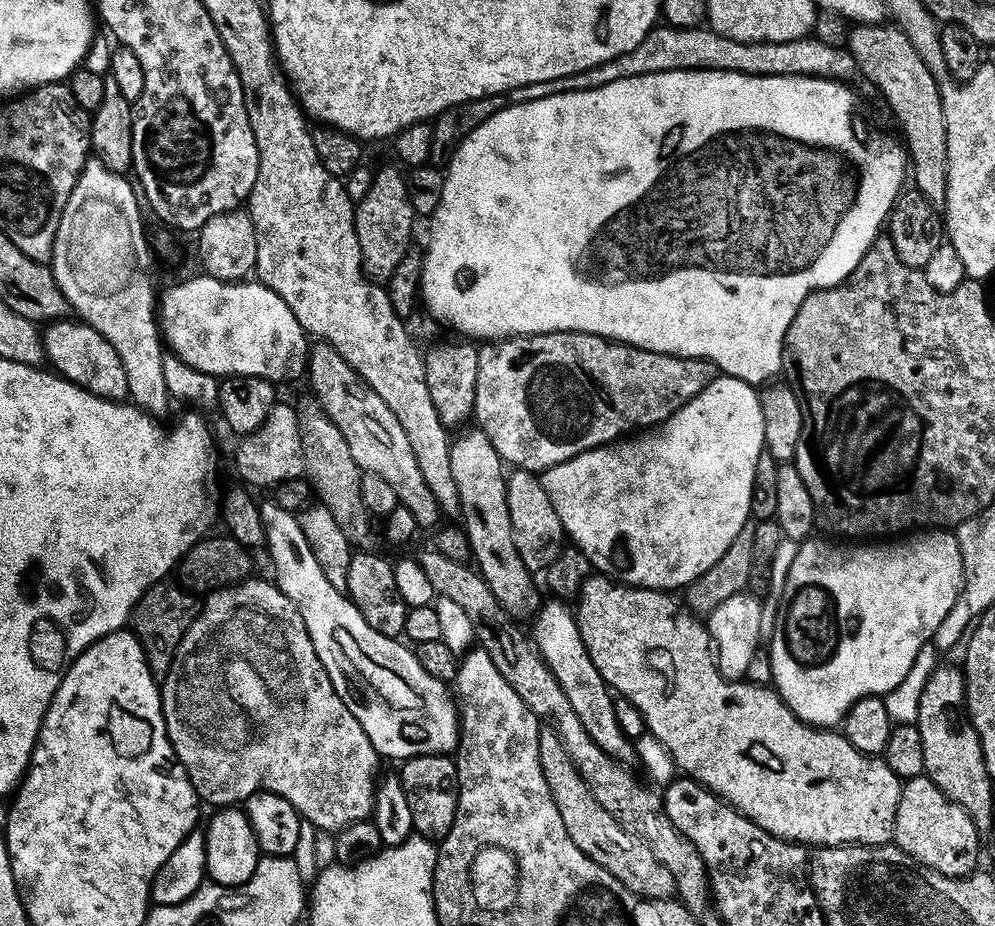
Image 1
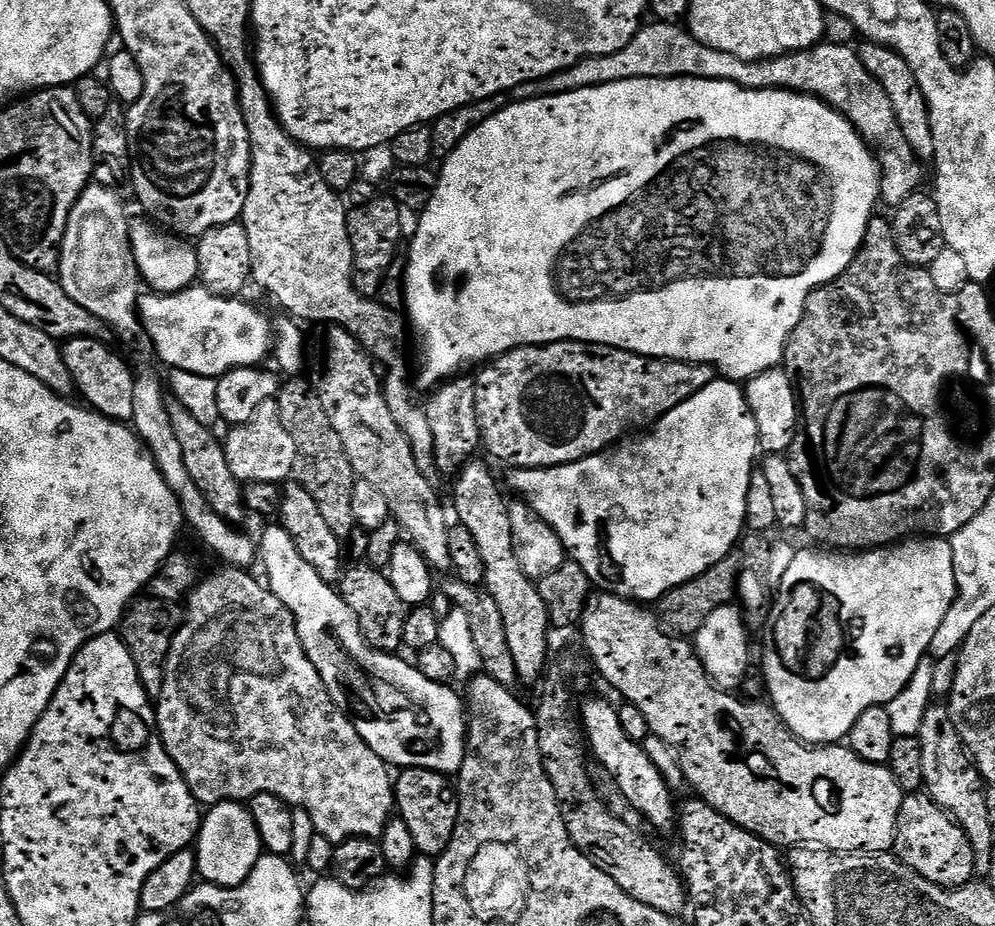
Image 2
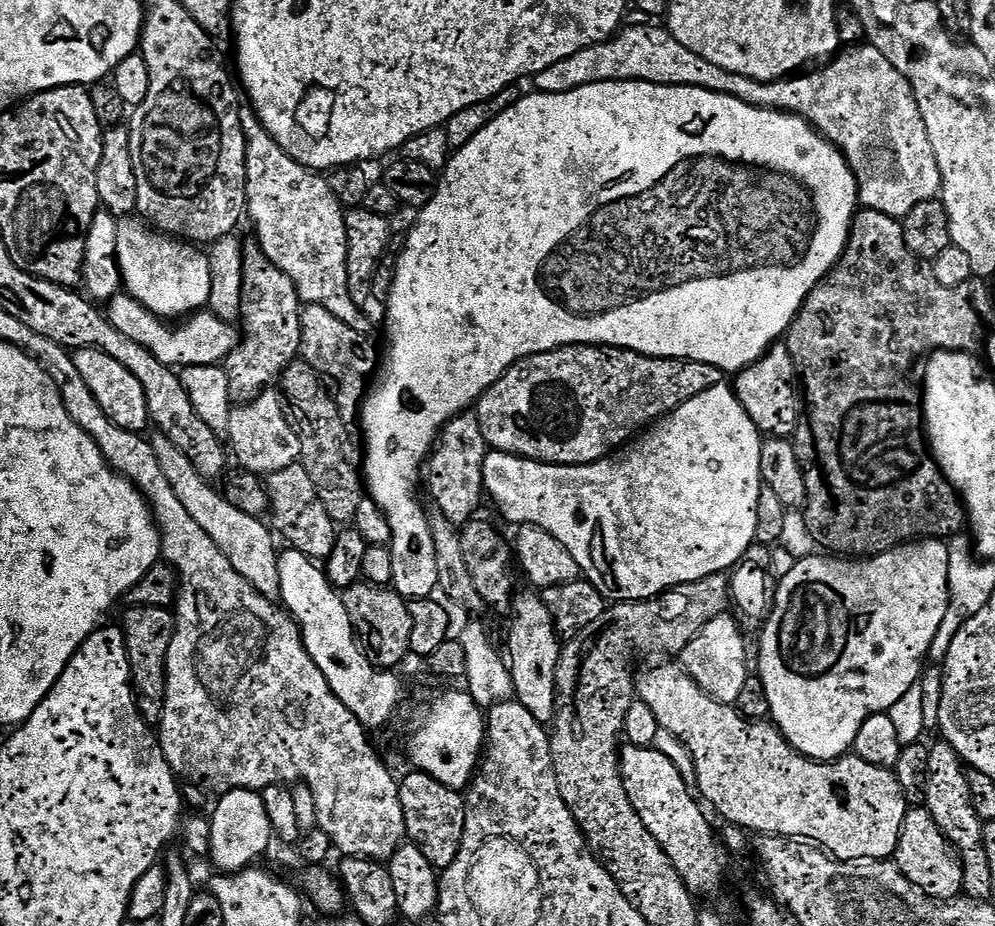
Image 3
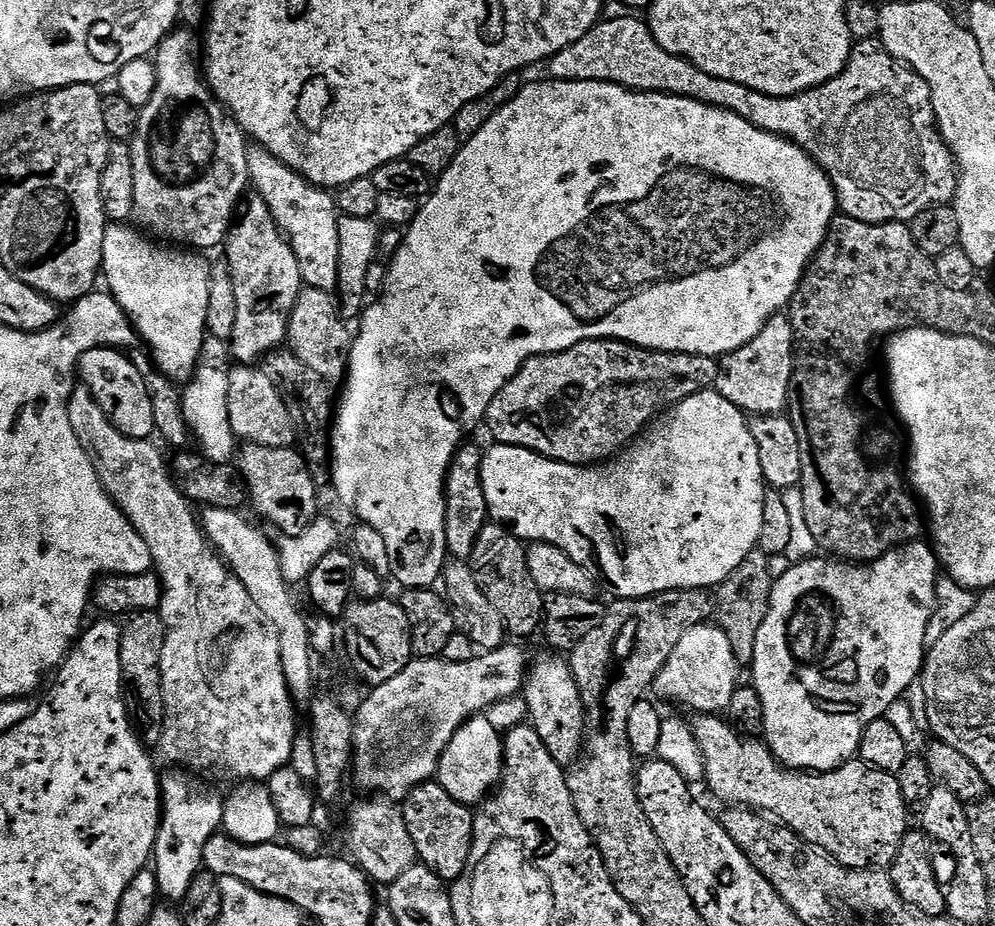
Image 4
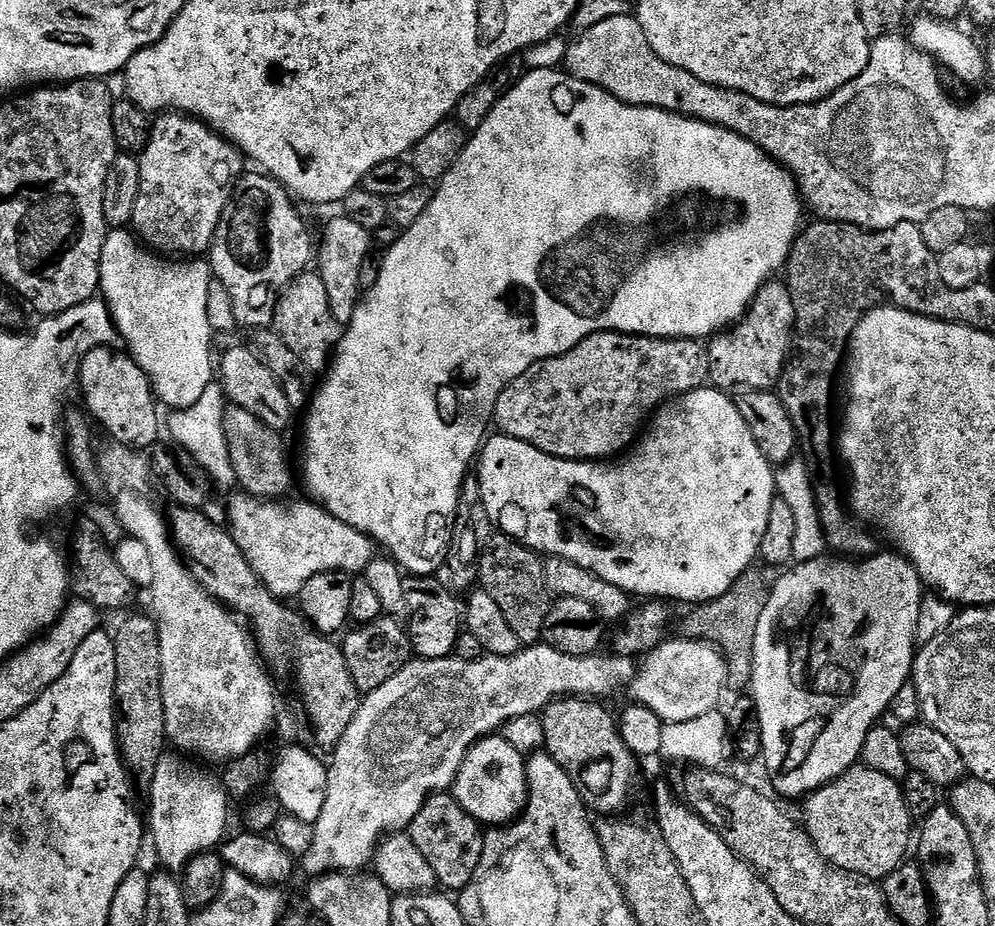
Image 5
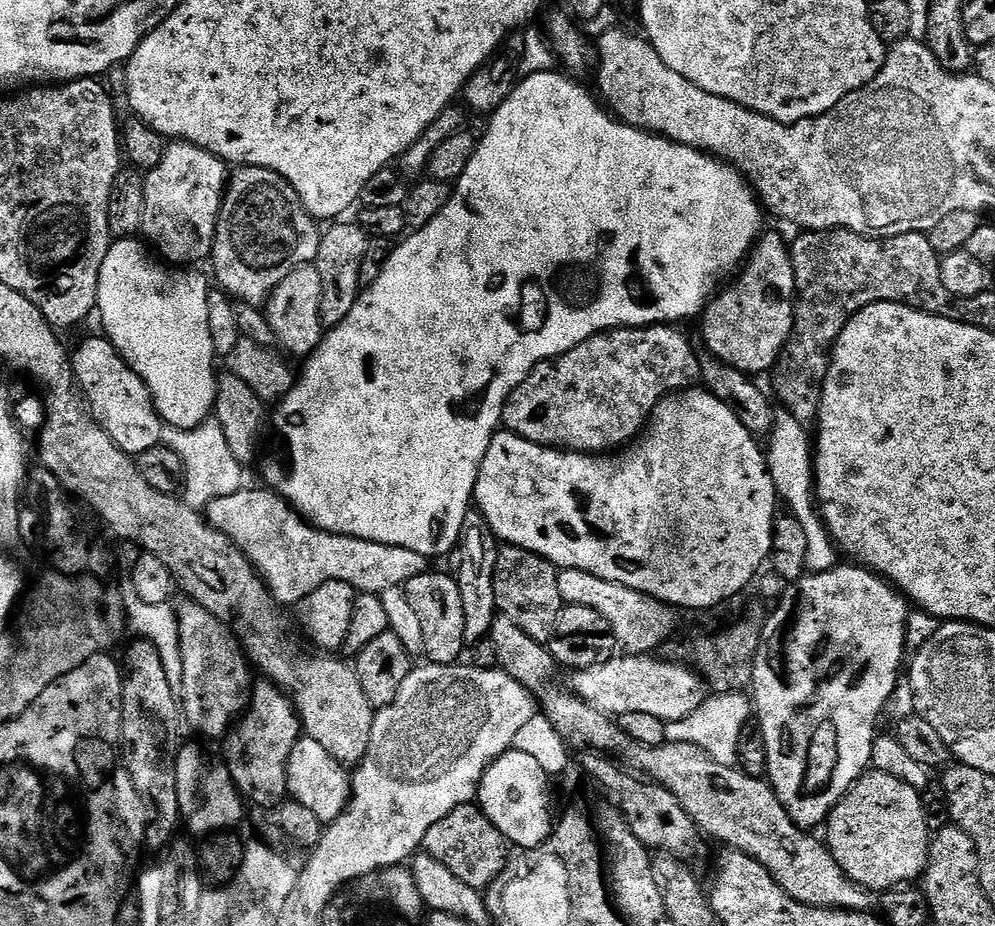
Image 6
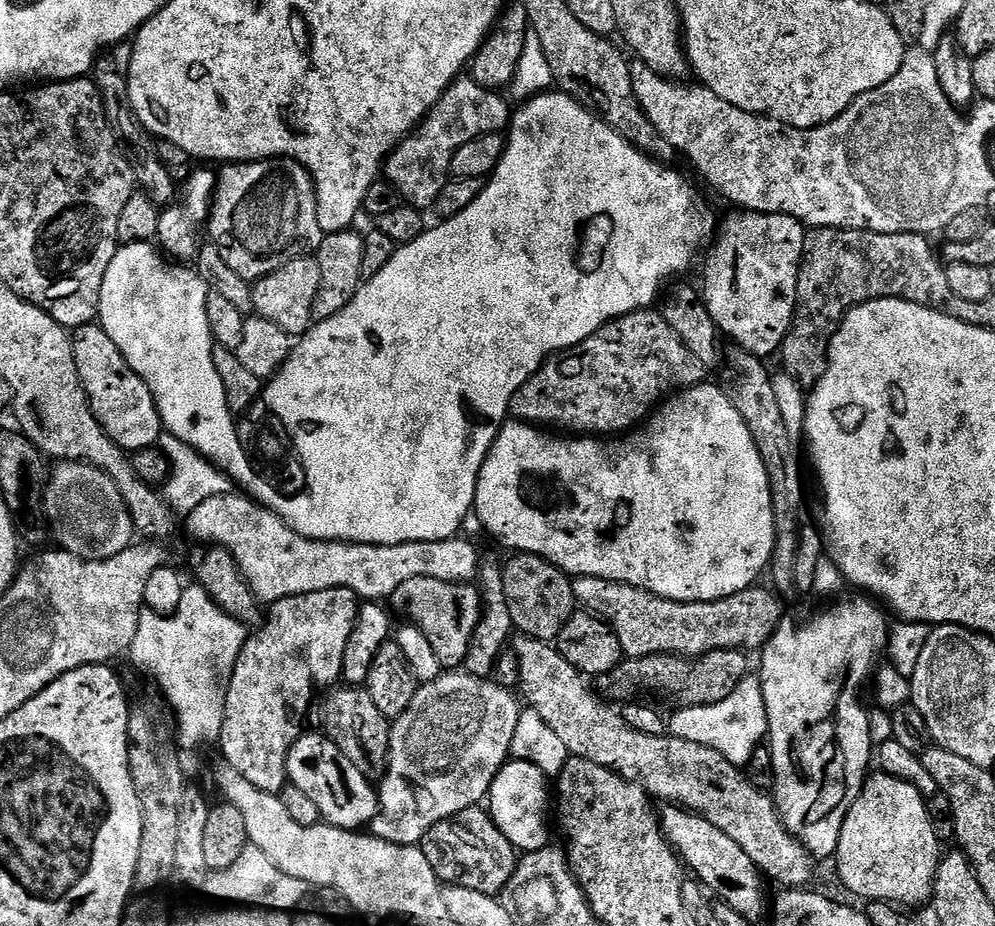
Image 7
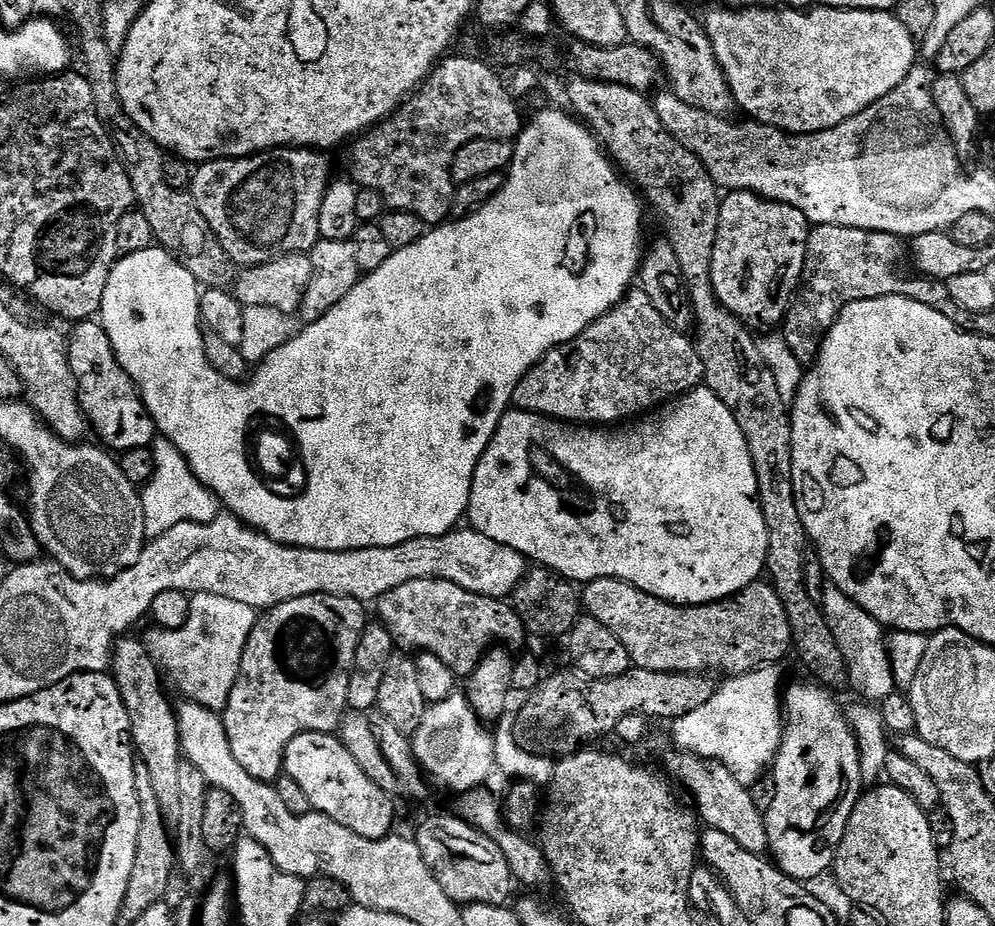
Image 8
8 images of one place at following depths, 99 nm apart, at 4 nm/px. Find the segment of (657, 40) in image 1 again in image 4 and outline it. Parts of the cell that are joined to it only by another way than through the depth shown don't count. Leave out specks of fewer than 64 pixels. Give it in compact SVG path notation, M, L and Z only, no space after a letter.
M620 14L617 20L601 19L599 24L595 24L590 31L582 34L582 38L578 38L578 42L574 42L570 46L566 46L566 50L558 50L558 54L554 54L552 59L547 61L547 75L553 80L597 80L598 82L610 82L611 84L621 84L624 88L633 88L635 92L661 92L662 94L670 94L671 96L685 96L691 100L697 100L703 104L713 104L716 108L725 108L734 114L738 114L738 118L746 118L754 126L758 126L762 130L772 132L776 136L785 136L790 142L794 142L804 151L808 152L819 164L820 169L830 178L832 188L836 192L836 203L839 211L845 216L854 218L858 222L866 222L867 224L890 224L893 222L911 222L915 217L936 205L947 205L949 201L956 195L956 177L958 169L956 166L956 158L946 146L946 142L940 137L940 132L936 128L936 115L934 114L934 106L932 105L932 95L930 94L930 86L926 86L926 82L913 70L895 60L890 53L885 52L883 47L875 39L861 40L855 45L848 59L846 67L840 71L830 82L826 82L817 88L811 88L805 92L799 92L796 96L767 96L761 92L750 90L746 86L742 86L733 80L726 78L714 78L714 74L706 74L706 70L698 70L698 66L694 66L686 58L670 54L670 50L662 50L662 46L658 46L658 42L654 38L654 34L648 29L647 23L643 19L635 20L635 15Z

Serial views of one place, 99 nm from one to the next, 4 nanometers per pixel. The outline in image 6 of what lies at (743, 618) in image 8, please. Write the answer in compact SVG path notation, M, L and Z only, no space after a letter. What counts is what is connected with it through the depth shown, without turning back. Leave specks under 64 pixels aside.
M562 568L556 573L558 591L564 604L577 604L593 608L610 626L617 645L625 653L642 656L652 654L665 640L673 639L676 632L677 609L670 604L663 604L653 596L642 594L633 588L622 586L618 582L606 582L586 570Z

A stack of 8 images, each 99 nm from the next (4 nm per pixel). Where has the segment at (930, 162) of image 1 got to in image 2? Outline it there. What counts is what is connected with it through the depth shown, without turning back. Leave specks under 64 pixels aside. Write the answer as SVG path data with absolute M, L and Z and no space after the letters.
M875 42L862 44L858 48L862 66L866 66L868 73L886 90L886 94L890 97L890 106L894 106L898 126L902 126L902 134L906 138L906 142L910 142L910 150L914 150L914 154L921 162L935 161L934 134L930 130L928 103L918 86L918 78L914 78L914 70L910 70L910 66L906 66L906 58L899 56L888 45Z

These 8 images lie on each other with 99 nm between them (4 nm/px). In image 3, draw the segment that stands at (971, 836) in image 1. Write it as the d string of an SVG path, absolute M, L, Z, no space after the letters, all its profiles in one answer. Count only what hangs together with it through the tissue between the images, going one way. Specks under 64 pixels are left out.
M923 806L909 807L902 822L894 863L902 875L931 900L947 902L957 899L963 893L960 857L952 851L948 839L938 830L938 822L934 822L932 815Z

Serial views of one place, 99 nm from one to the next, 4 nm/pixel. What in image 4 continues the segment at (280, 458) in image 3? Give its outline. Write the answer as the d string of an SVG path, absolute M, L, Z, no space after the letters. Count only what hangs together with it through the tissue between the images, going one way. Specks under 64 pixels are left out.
M236 364L227 369L230 390L230 426L234 430L237 441L270 446L271 448L291 448L297 443L296 427L292 424L290 410L286 410L286 402L282 402L282 394L266 378L266 374L256 366Z

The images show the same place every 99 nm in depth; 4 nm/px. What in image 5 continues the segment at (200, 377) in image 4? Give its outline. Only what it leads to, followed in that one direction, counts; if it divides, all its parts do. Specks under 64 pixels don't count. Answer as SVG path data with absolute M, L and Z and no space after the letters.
M213 382L210 386L206 386L202 398L198 398L194 406L177 408L167 413L166 432L172 442L181 444L193 456L194 462L209 475L217 489L235 489L237 483L234 465L230 463L230 446L226 446L226 430L222 430L225 407L224 385Z

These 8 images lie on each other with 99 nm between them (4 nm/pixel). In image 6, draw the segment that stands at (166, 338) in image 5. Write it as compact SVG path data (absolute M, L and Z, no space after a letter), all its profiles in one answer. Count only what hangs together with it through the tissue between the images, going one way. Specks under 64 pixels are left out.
M120 238L108 249L102 262L96 299L98 317L104 323L102 332L150 390L161 421L169 428L197 428L213 415L216 406L218 372L212 369L214 353L208 317L210 285L202 273L196 272L200 270L165 266L159 259L151 260L143 247L139 239Z

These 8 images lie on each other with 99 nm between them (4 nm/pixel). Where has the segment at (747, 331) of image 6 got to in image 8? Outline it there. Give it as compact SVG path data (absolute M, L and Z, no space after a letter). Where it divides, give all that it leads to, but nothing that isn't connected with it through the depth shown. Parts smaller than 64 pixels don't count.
M728 192L720 201L718 238L712 255L712 285L721 304L725 304L743 324L753 330L772 330L783 325L788 309L804 279L810 225L806 214L789 204L767 200L757 192Z

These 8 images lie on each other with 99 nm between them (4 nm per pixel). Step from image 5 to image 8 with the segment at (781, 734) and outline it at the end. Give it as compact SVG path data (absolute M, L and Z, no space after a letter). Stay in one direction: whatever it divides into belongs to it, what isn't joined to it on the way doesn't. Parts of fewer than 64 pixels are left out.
M810 682L794 684L785 691L784 738L773 761L773 796L764 818L776 866L801 882L816 880L835 865L842 834L864 784L851 721L840 717L835 698L827 696L832 694L823 685Z

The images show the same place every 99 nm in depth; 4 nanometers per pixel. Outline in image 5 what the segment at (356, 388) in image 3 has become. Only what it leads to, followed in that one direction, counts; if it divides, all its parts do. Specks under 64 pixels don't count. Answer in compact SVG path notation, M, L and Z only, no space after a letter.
M305 270L280 293L276 301L276 318L274 330L302 358L304 365L320 374L329 367L336 347L340 345L342 326L330 314L330 302L326 299L326 286L322 278L312 270Z

